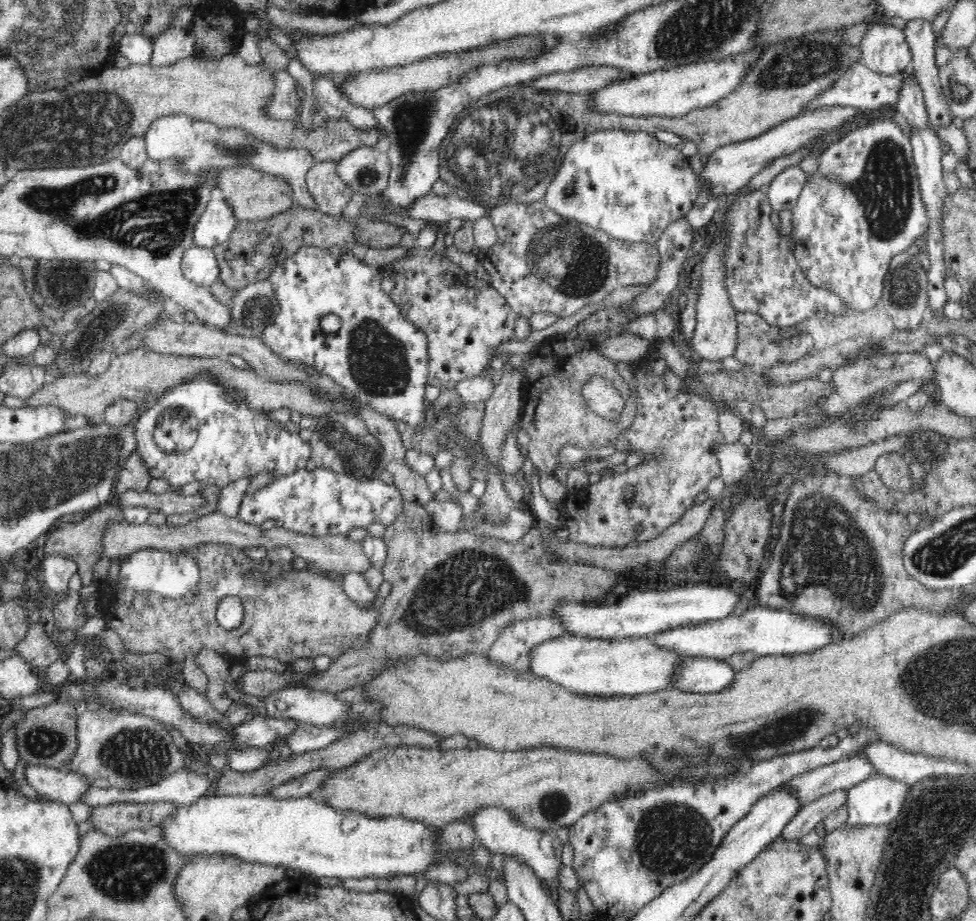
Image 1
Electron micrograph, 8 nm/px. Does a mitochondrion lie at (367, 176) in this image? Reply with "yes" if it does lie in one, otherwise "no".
yes

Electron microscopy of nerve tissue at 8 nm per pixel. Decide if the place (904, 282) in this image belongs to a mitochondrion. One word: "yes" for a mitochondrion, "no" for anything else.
yes

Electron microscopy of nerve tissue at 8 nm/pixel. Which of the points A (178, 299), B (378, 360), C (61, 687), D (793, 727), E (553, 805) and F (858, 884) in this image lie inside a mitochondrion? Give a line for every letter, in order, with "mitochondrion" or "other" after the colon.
A: other
B: mitochondrion
C: other
D: mitochondrion
E: mitochondrion
F: other

